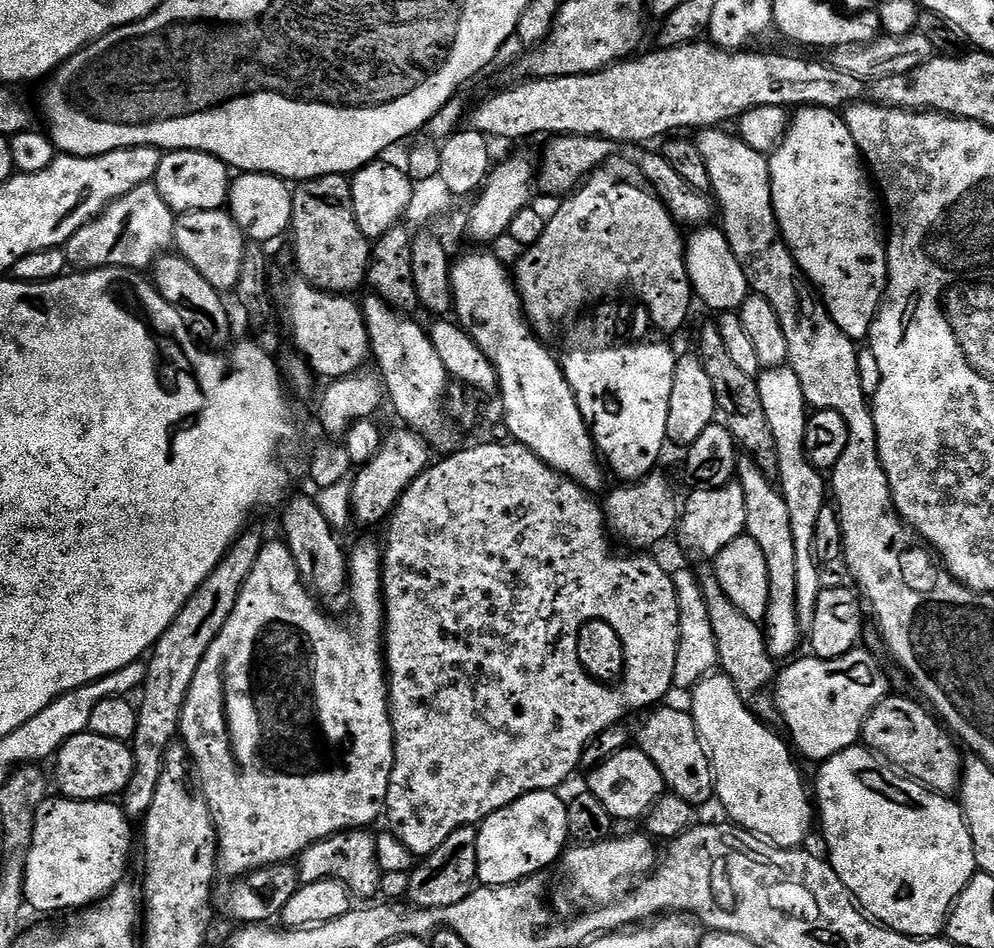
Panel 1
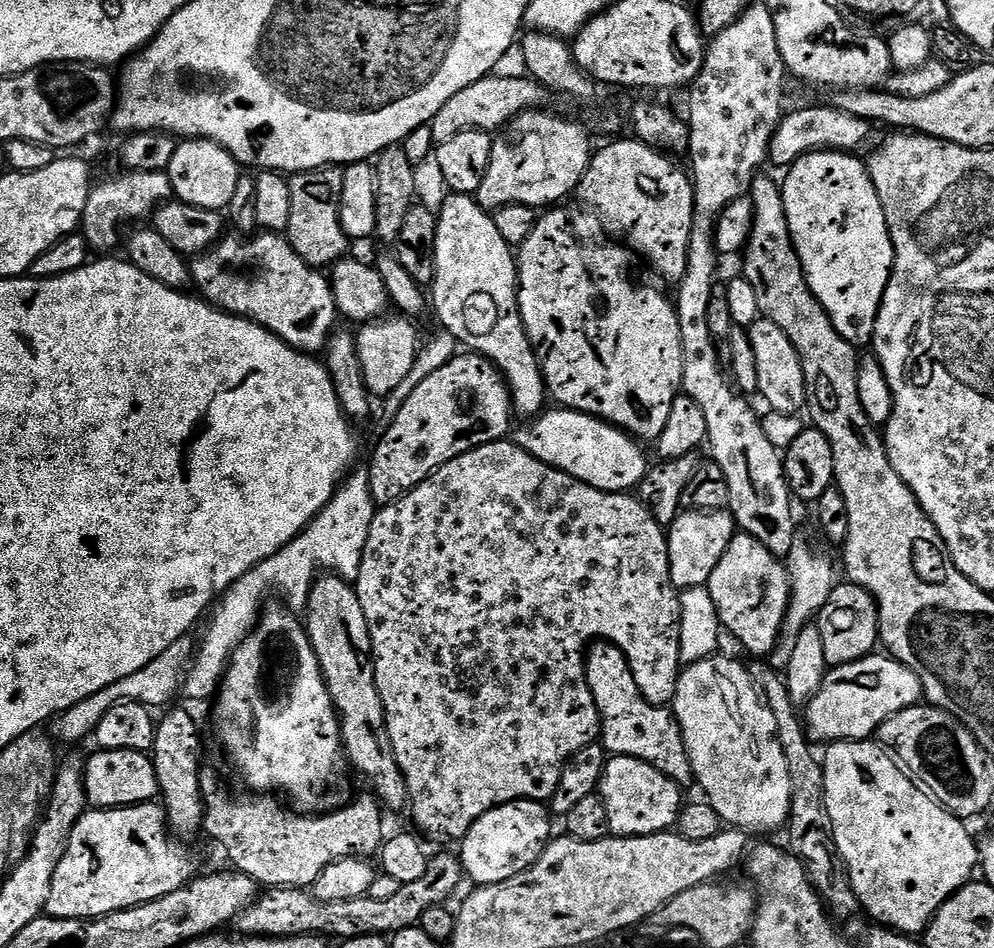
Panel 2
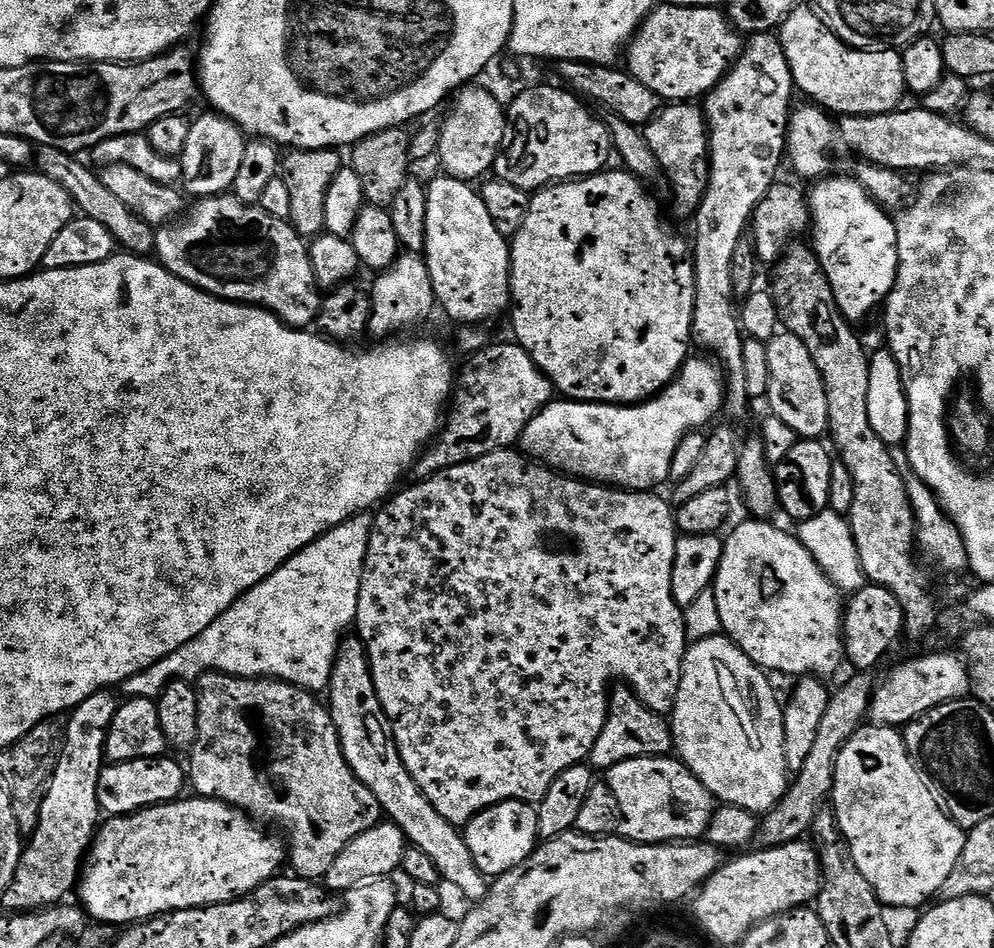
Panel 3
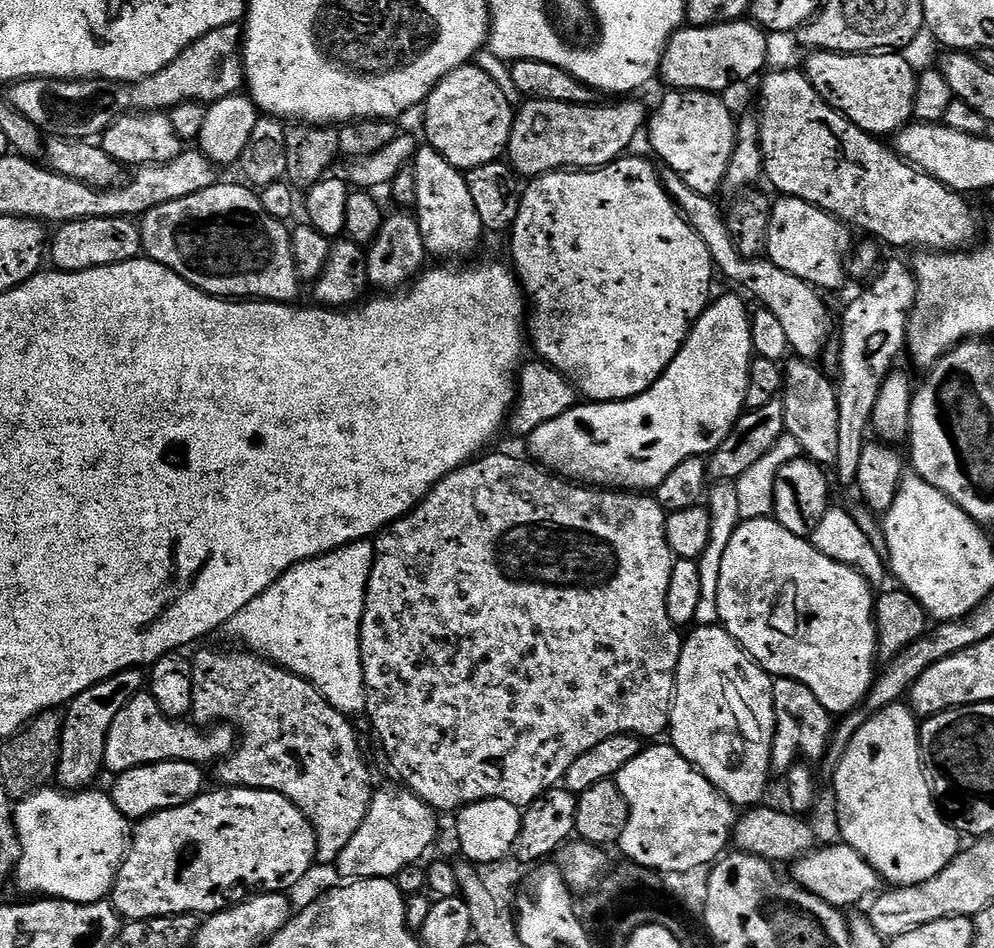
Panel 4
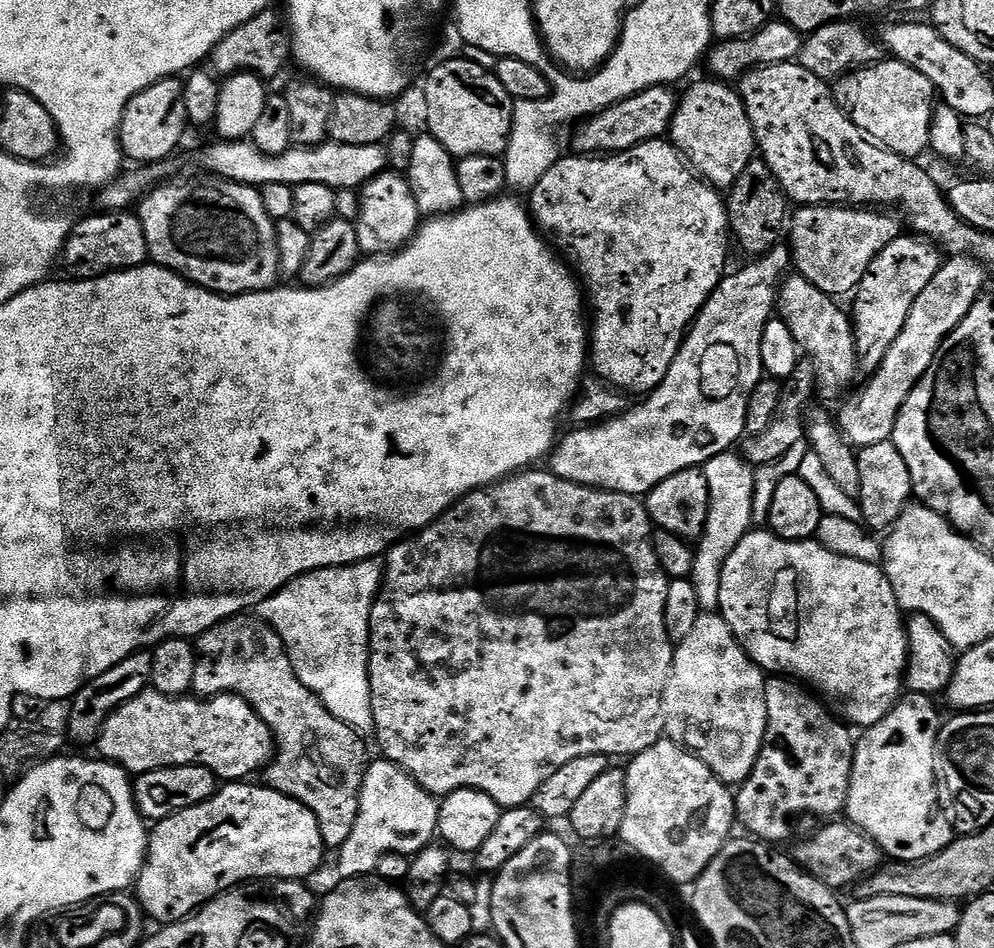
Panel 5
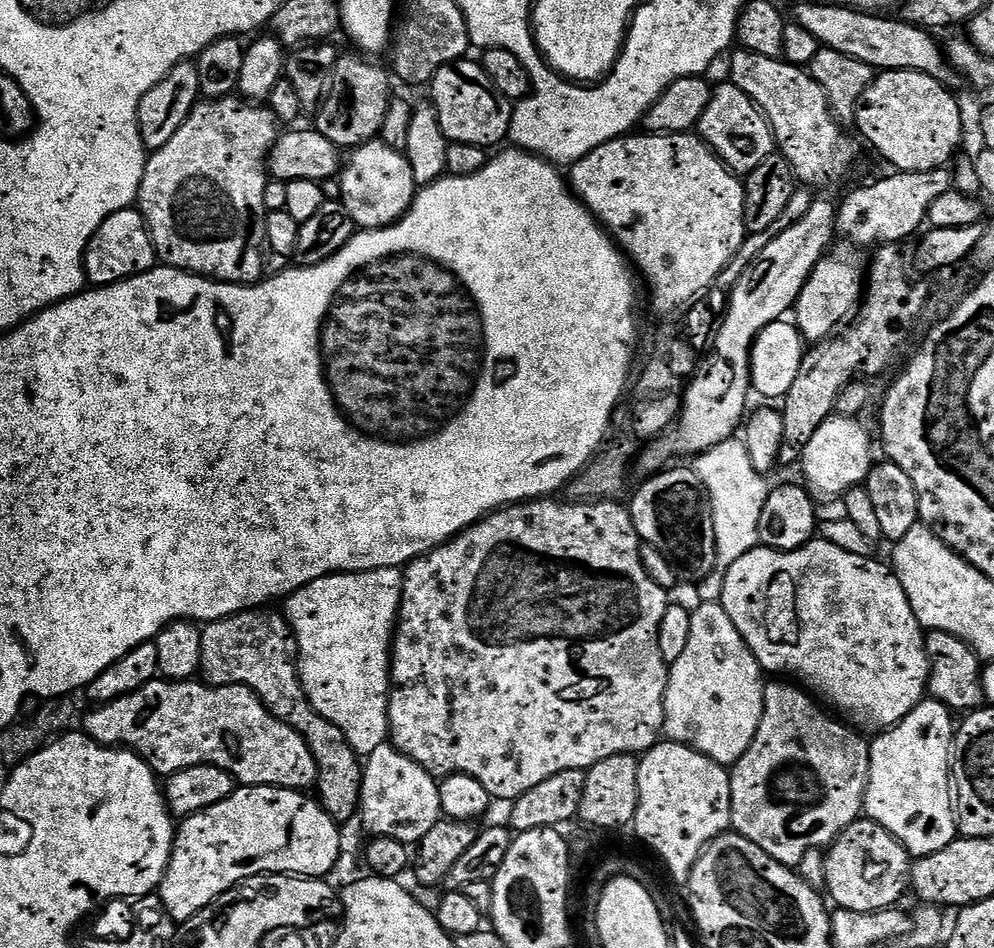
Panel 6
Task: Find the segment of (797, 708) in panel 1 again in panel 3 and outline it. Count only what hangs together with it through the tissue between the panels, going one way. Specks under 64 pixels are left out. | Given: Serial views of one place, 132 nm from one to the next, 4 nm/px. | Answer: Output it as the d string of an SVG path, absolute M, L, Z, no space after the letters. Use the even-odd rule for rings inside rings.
M940 652L937 656L920 656L900 664L885 680L877 683L872 694L870 720L876 726L907 726L922 714L951 700L962 700L969 695L970 681L959 655ZM960 660L961 665L960 665Z

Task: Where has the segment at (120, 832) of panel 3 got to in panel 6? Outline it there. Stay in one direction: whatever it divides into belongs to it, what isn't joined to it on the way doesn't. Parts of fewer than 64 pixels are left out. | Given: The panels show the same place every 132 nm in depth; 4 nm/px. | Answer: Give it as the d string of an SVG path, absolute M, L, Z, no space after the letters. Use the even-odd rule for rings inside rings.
M237 787L222 802L179 821L172 857L160 879L160 901L173 920L195 921L219 901L223 892L251 876L327 877L327 872L340 860L340 828L319 799L311 800L303 791Z

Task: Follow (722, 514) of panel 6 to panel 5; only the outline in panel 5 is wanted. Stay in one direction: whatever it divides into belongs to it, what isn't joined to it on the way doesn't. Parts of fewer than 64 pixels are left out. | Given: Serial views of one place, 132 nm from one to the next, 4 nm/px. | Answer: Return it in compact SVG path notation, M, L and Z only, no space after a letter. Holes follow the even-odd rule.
M729 450L710 458L702 466L706 482L710 486L710 510L704 532L694 548L694 570L690 577L694 590L698 590L701 613L712 614L719 609L722 590L722 570L726 558L742 542L742 538L753 527L751 518L752 496L754 496L755 471L753 465L744 461L743 455Z

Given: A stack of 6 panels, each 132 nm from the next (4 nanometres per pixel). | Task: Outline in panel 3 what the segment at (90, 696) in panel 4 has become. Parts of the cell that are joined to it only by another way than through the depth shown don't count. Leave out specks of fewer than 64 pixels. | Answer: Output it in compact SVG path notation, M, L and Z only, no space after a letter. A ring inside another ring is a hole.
M112 690L95 692L90 698L82 701L77 708L71 709L66 726L66 738L56 763L52 780L48 783L48 793L40 807L40 817L36 828L27 837L23 845L18 870L10 882L8 889L2 894L2 900L9 913L23 914L41 908L51 908L63 901L68 891L75 889L82 865L92 847L92 841L102 820L102 809L98 802L98 778L106 767L104 743L110 730L110 722L114 722L114 714L119 710L121 701L116 700L117 693Z

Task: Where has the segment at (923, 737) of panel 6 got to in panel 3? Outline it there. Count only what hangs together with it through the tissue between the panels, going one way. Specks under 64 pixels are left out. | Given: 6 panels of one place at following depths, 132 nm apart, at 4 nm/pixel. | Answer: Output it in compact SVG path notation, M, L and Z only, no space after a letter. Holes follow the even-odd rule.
M862 726L850 742L846 742L838 754L830 804L853 862L876 891L881 904L889 909L916 908L919 904L927 905L943 893L946 878L954 874L964 853L966 832L940 809L908 754L903 735L895 727Z

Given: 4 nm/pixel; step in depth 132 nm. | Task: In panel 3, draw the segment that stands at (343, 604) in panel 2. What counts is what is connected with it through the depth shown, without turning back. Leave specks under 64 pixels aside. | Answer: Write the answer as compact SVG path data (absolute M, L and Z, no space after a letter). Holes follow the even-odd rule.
M345 635L340 642L326 689L326 703L334 718L346 762L353 774L368 787L370 794L378 798L381 813L400 827L411 847L422 850L422 854L429 856L430 862L438 866L438 874L445 885L453 884L468 902L481 900L488 893L489 877L474 866L463 831L457 825L446 822L446 818L434 810L418 782L414 782L410 770L406 770L396 739L392 737L392 721L385 714L376 693L367 647L359 635Z

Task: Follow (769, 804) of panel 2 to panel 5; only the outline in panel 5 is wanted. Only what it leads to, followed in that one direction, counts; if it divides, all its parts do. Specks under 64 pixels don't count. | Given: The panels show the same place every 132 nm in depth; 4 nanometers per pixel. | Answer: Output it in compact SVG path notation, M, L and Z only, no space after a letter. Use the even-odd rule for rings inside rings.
M702 614L694 622L694 630L681 644L675 645L672 673L662 698L664 736L693 752L720 781L739 786L754 770L766 734L765 673L750 659L730 626L719 614Z

